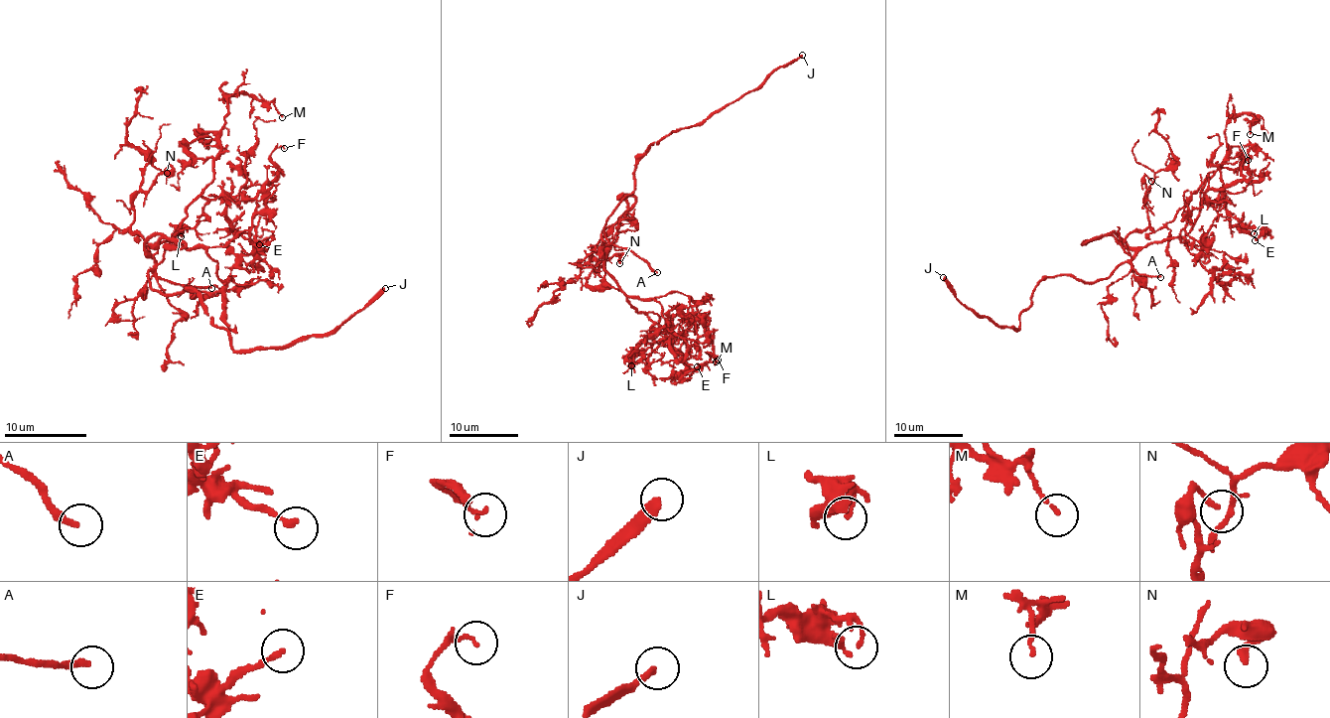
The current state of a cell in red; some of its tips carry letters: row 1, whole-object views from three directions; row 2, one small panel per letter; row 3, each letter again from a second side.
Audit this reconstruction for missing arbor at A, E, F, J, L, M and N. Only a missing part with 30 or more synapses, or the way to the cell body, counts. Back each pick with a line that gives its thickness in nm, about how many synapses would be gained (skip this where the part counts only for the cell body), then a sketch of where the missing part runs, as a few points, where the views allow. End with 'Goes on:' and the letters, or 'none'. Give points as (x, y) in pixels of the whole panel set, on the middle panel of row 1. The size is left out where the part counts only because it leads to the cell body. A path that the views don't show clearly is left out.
A: 240 nm thick; about 60 synapses; missing branch runs (657, 272), (690, 295), (699, 291), (709, 298), (713, 340), (708, 345), (703, 340)
J: 300 nm thick; missing branch runs (802, 55), (818, 43), (816, 33), (825, 26)
Goes on: A, J

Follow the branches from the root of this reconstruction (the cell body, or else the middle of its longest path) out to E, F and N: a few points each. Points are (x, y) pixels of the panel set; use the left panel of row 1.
E: (154, 288), (148, 280), (154, 265), (148, 246), (171, 240), (199, 196), (222, 196), (230, 230), (259, 244)
F: (154, 288), (148, 246), (167, 240), (228, 244), (251, 226), (257, 194), (278, 175), (271, 154), (284, 148)
N: (154, 288), (148, 280), (154, 257), (146, 240), (131, 230), (133, 200), (169, 167), (167, 173)

